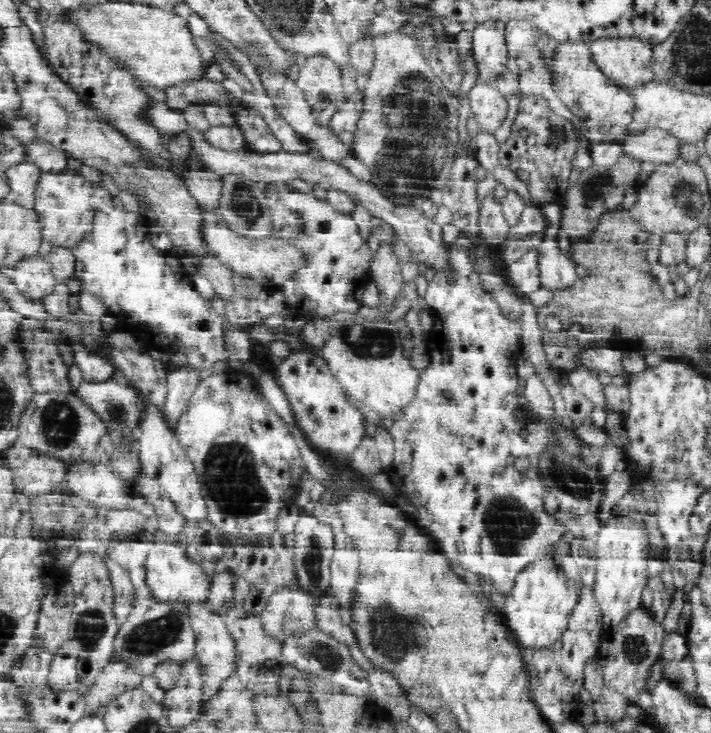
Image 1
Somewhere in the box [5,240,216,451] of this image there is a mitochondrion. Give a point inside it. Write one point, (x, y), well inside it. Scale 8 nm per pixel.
(115, 411)

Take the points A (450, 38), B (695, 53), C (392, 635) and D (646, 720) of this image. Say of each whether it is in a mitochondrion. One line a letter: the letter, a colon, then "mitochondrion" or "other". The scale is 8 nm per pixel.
A: other
B: mitochondrion
C: mitochondrion
D: other

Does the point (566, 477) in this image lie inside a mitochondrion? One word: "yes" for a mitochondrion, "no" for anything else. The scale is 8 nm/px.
yes

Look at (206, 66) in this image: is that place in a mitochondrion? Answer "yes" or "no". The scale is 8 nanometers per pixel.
no

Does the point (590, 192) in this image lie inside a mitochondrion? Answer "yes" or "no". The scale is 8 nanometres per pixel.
yes

